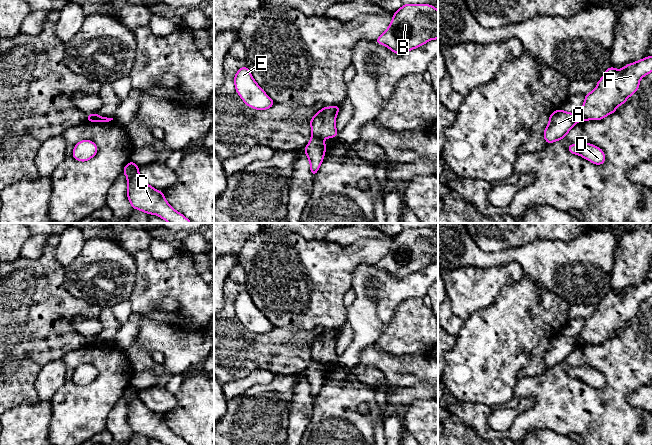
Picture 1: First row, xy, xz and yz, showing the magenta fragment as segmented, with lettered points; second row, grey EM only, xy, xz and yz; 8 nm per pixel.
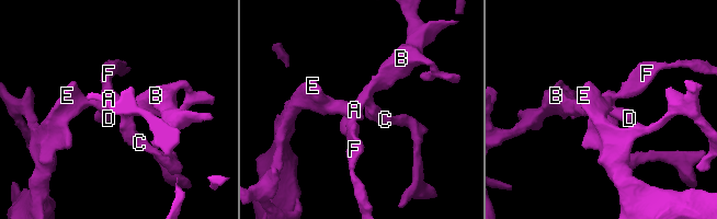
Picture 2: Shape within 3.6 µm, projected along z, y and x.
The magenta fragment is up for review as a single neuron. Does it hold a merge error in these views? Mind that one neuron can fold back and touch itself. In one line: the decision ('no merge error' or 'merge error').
merge error

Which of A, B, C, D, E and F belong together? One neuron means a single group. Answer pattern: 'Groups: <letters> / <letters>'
Groups: A B C D E / F

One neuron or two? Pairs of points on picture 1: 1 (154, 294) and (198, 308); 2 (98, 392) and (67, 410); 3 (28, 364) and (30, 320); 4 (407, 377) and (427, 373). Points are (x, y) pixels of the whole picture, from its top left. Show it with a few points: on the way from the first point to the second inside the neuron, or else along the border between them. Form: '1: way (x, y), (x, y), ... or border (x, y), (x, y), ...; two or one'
1: way (165, 286), (176, 286), (187, 297); one
2: way (90, 400), (80, 410), (75, 410); one
3: border (10, 360), (32, 358), (41, 366); two
4: way (412, 377), (422, 373); one

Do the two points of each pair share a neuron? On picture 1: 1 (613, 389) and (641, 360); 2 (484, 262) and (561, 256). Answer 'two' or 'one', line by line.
1: one
2: one

